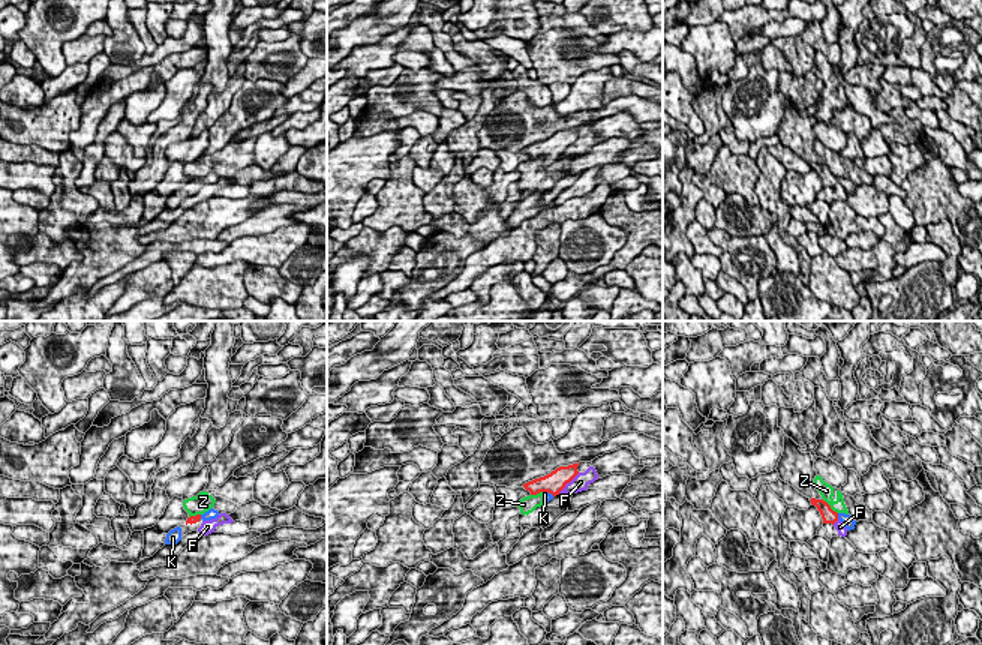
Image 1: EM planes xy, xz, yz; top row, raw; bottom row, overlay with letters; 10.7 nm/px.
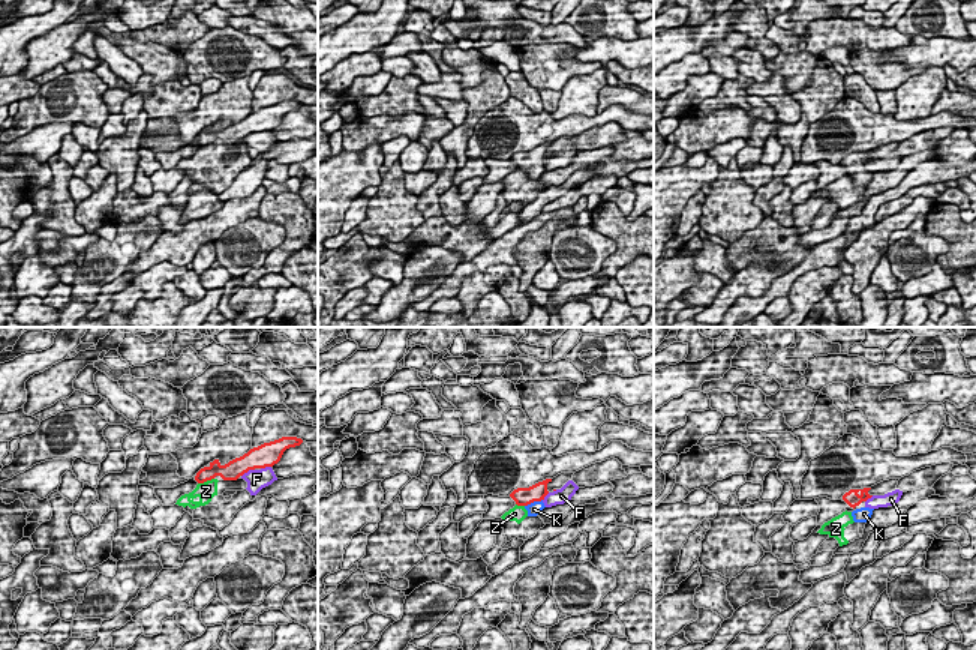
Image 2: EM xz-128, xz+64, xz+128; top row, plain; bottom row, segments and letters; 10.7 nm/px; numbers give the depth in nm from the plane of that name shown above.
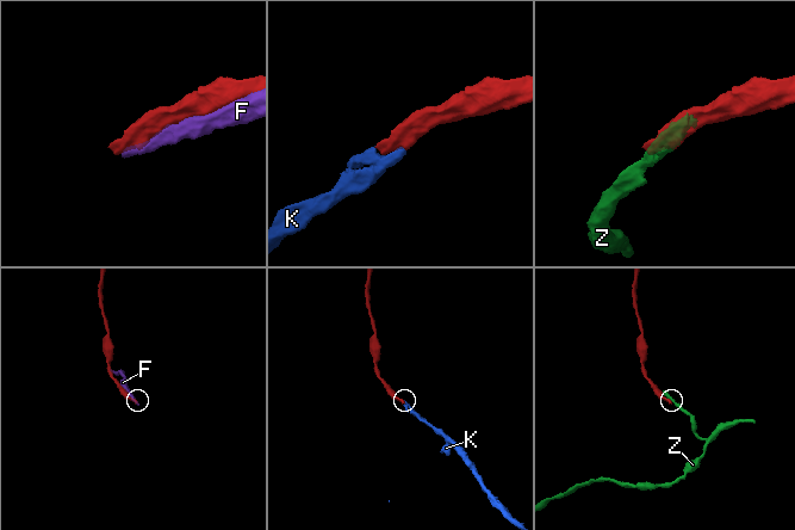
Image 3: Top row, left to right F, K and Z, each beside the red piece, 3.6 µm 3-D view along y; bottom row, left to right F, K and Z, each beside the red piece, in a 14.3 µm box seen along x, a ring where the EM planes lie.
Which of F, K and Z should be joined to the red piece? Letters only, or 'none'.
K

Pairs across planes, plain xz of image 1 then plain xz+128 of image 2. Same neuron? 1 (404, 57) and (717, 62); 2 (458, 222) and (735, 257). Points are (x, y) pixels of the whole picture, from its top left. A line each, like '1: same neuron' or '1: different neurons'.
1: same neuron
2: same neuron

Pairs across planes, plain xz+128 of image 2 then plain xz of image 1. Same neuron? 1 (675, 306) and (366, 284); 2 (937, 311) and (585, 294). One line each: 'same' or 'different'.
1: same
2: same

